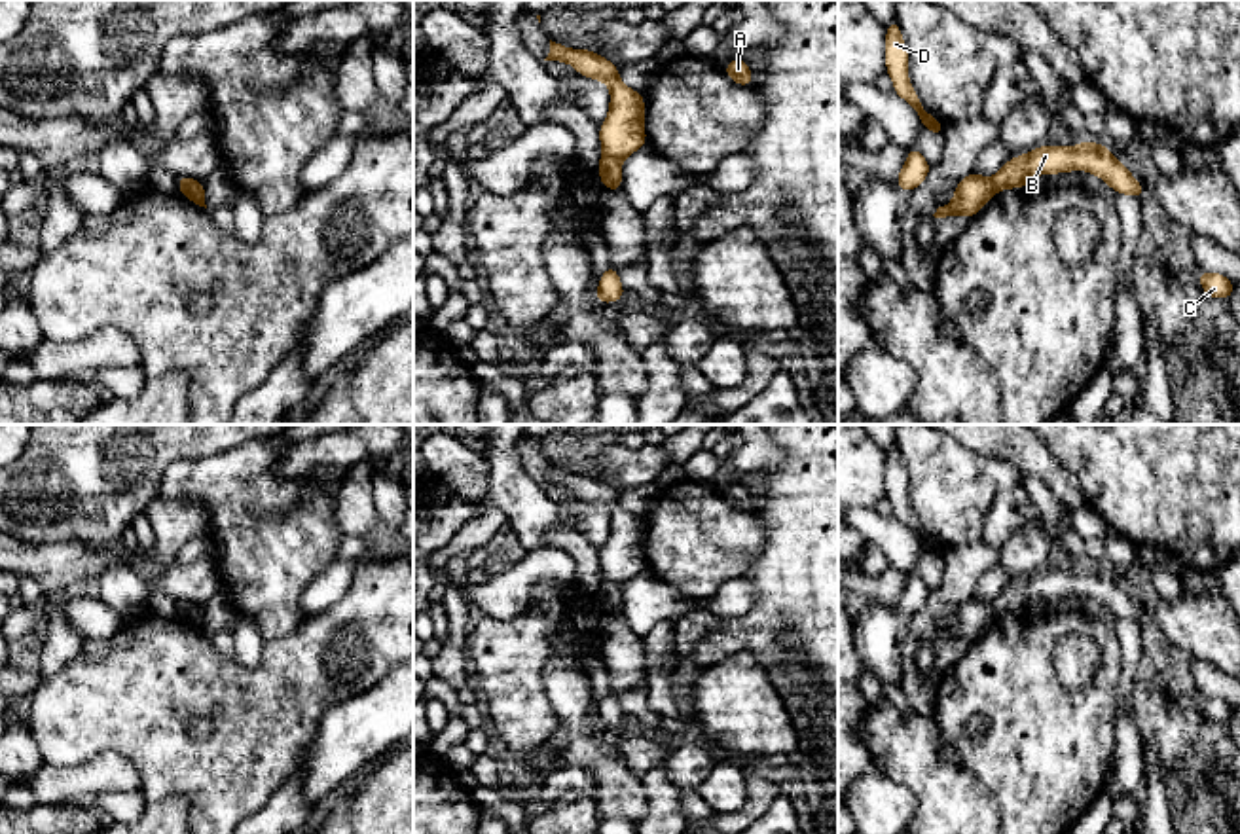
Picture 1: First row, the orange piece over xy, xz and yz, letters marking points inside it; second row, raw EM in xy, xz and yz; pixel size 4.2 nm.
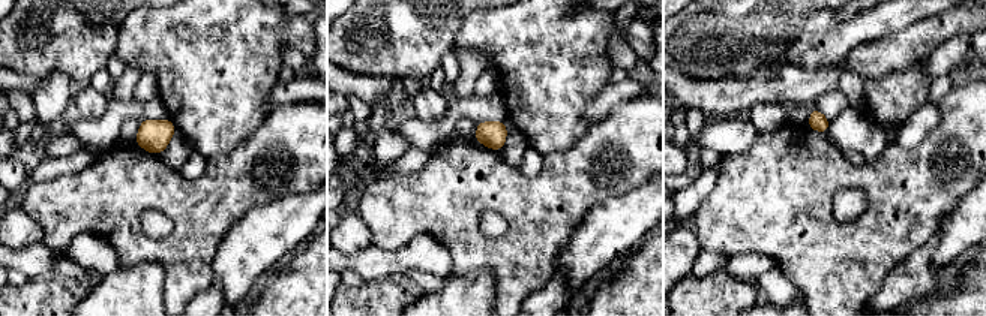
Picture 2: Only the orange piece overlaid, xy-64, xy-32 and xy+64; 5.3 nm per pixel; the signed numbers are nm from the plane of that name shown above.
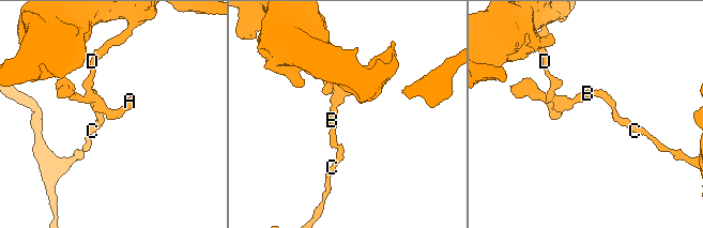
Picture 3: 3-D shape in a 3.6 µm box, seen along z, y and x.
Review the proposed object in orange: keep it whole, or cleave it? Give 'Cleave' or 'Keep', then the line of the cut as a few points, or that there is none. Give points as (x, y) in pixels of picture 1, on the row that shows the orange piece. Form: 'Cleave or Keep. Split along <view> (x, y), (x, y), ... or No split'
Cleave. Split along xz (603, 154), (620, 160)

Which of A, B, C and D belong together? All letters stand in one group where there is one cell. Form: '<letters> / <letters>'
A D / B C

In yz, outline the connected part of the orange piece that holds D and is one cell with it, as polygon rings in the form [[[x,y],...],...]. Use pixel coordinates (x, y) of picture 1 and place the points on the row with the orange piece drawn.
[[[893,19],[885,27],[885,72],[893,80],[893,93],[906,100],[914,112],[920,116],[921,129],[929,129],[937,138],[940,138],[946,123],[935,119],[921,104],[918,93],[908,80],[908,49],[901,36],[899,19]]]

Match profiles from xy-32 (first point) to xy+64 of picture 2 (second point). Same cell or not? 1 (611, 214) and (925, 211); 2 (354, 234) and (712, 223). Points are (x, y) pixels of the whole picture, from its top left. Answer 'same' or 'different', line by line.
1: different
2: different

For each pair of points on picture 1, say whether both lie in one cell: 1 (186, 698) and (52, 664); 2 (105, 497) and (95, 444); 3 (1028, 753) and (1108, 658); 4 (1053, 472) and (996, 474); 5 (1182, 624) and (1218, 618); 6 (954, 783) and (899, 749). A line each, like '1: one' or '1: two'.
1: two
2: one
3: one
4: two
5: one
6: one

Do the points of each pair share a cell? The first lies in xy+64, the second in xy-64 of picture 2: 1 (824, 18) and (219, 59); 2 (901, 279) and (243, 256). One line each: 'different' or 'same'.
1: same
2: different

